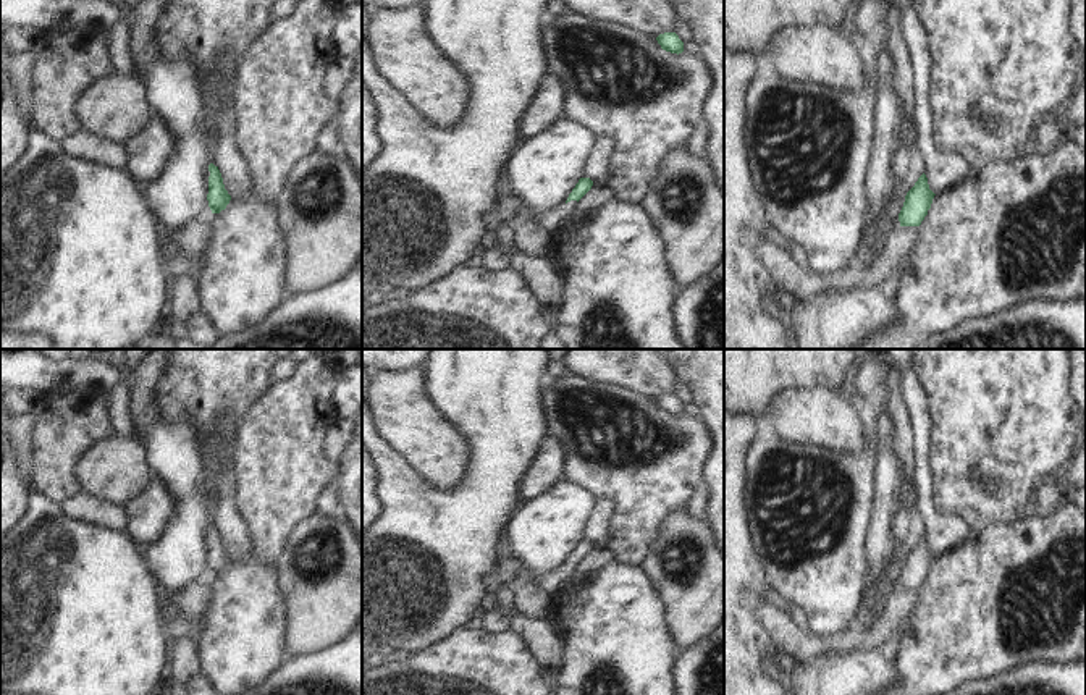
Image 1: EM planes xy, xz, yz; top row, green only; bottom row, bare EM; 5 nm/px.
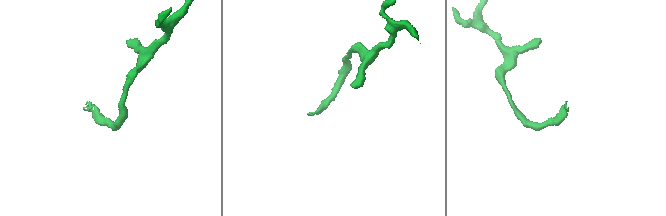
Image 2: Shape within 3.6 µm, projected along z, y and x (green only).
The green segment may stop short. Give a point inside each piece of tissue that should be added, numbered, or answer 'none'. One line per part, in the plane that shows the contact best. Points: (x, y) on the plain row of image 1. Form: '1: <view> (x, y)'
1: xz (555, 584)

